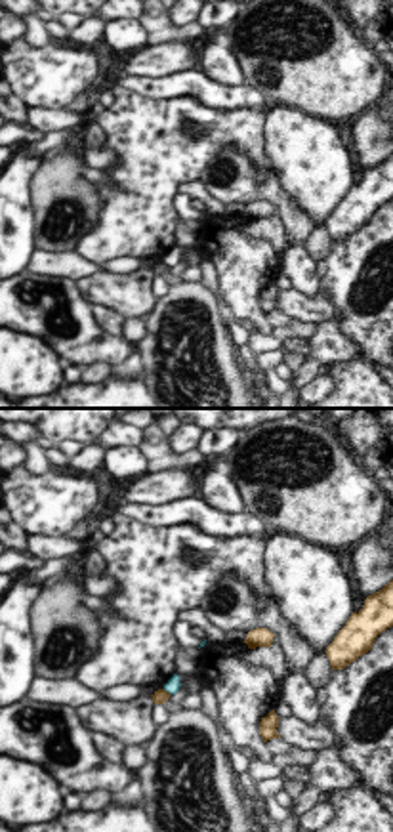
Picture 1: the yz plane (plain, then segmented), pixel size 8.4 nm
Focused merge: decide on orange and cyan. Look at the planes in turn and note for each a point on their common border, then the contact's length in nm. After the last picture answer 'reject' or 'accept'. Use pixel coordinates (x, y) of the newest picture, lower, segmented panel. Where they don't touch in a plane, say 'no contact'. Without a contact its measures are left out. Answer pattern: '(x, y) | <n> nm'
(166, 691) | 90 nm

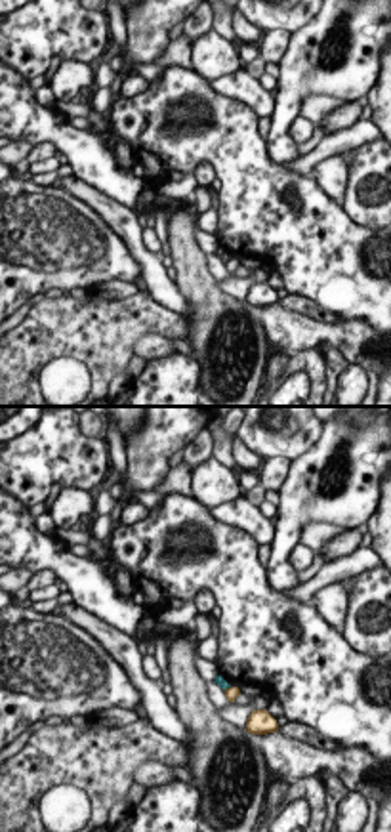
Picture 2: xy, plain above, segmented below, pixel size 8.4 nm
(226, 689) | 70 nm

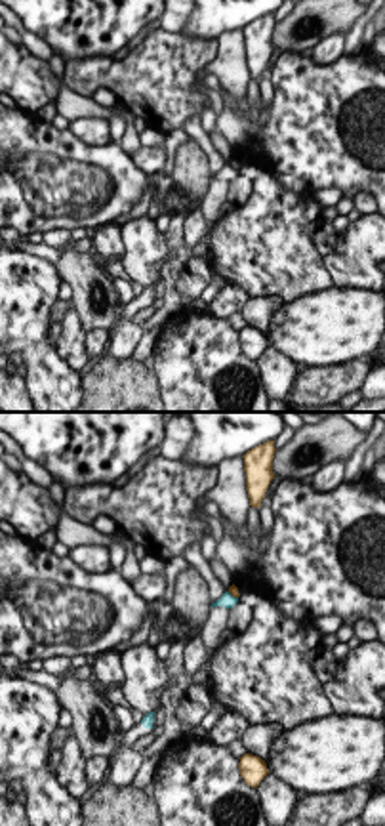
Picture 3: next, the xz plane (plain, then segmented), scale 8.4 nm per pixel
(233, 596) | 110 nm

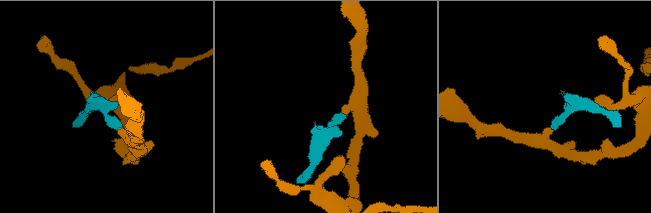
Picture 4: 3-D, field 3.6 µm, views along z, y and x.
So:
reject

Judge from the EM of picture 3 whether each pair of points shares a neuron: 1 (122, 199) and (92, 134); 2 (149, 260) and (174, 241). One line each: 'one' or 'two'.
1: two
2: two

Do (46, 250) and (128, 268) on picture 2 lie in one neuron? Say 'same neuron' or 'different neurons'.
same neuron

